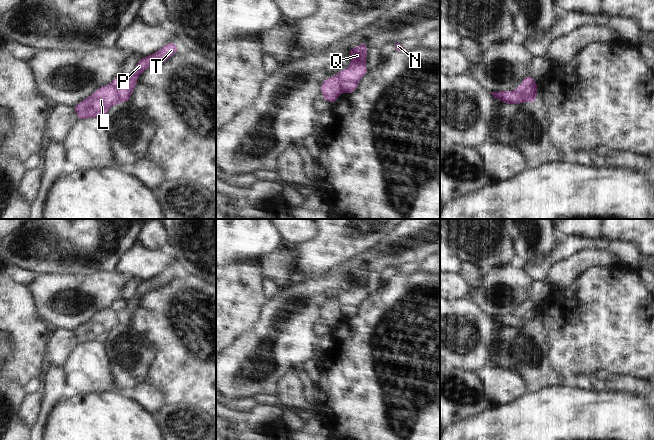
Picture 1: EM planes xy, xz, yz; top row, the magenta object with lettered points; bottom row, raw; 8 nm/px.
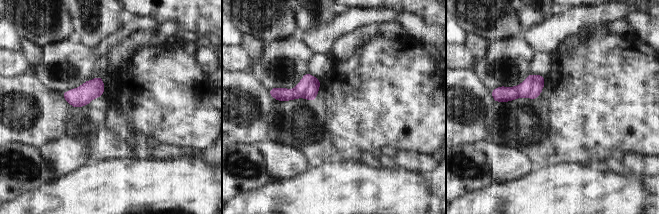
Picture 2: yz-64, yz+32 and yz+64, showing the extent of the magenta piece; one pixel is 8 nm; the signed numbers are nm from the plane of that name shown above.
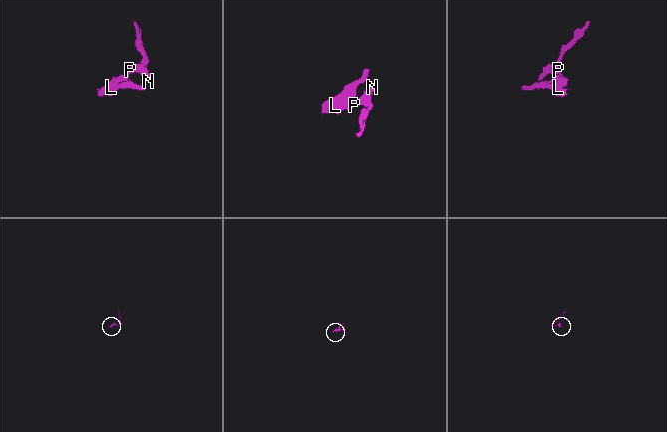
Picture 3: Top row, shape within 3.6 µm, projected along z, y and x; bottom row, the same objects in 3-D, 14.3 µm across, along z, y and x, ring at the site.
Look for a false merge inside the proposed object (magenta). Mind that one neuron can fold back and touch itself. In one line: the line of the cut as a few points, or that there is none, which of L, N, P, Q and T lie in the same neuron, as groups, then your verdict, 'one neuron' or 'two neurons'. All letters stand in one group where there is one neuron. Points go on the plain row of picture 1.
cut yz (535, 309), (535, 319), (527, 323); groups L Q / N P T; two neurons

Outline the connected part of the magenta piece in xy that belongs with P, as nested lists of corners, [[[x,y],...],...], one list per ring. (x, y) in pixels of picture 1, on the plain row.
[[[169,266],[154,278],[141,282],[141,284],[136,288],[133,298],[127,301],[126,308],[116,313],[119,326],[125,327],[130,325],[131,314],[136,311],[136,302],[139,299],[141,299],[147,292],[154,289],[160,289],[162,286],[168,284],[177,276],[178,273],[179,270],[172,266]]]

